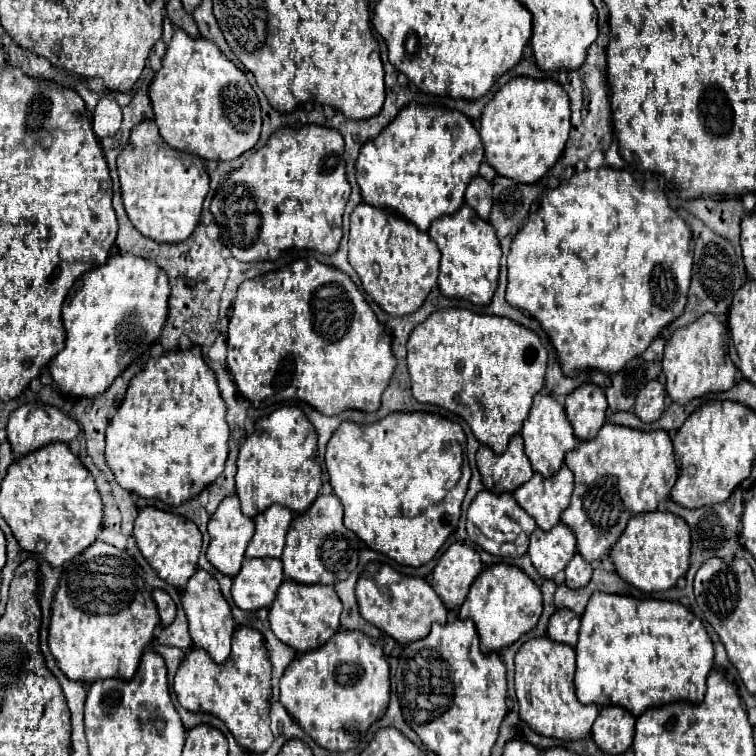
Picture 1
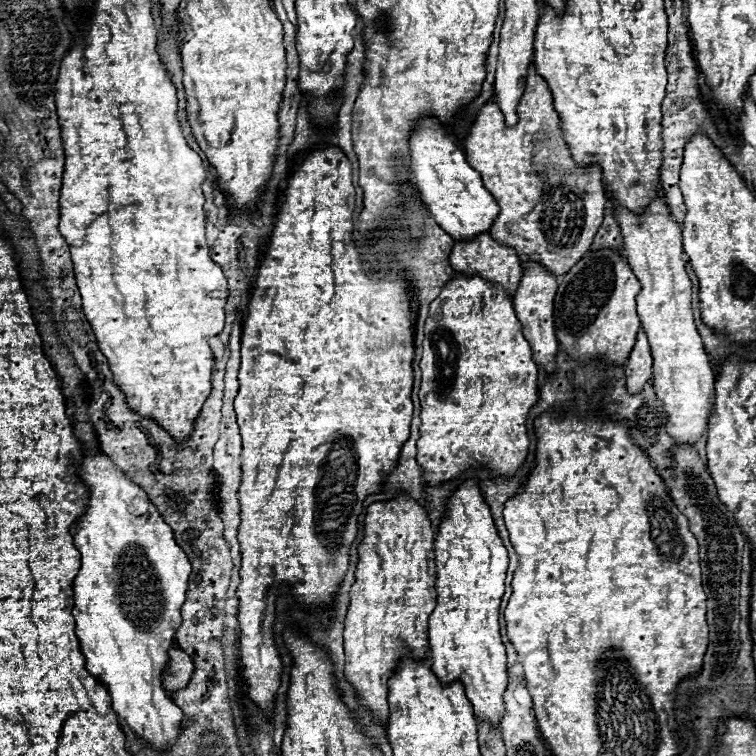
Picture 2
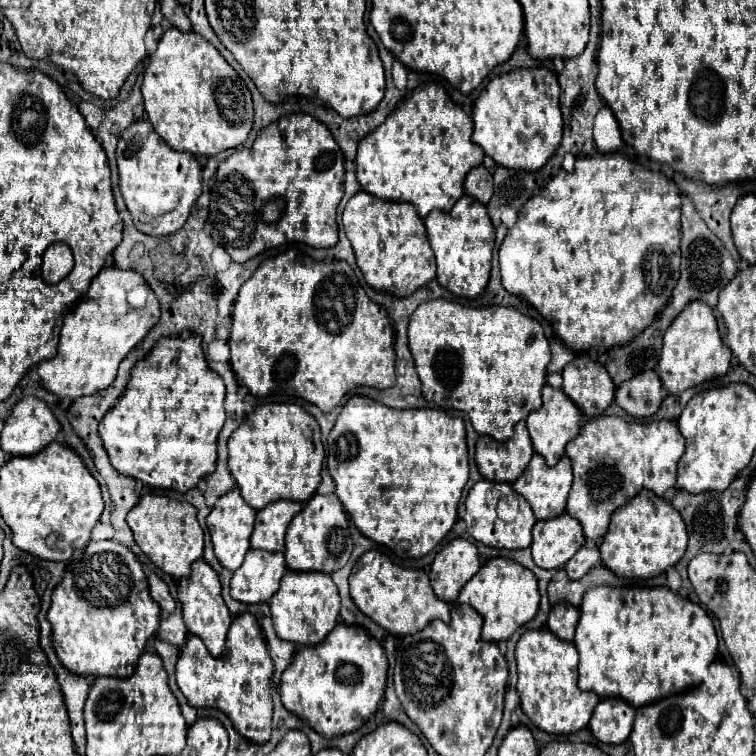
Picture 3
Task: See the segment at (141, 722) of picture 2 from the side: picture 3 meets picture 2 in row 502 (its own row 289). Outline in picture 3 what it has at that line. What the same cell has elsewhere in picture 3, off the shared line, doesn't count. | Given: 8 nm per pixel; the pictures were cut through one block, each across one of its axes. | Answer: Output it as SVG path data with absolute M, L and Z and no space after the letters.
M102 268L76 308L64 316L56 358L38 364L38 374L46 390L60 398L80 398L104 390L114 382L120 362L160 320L160 302L152 290L144 306L134 308L128 304L128 294L138 284L146 284L146 280L134 270Z

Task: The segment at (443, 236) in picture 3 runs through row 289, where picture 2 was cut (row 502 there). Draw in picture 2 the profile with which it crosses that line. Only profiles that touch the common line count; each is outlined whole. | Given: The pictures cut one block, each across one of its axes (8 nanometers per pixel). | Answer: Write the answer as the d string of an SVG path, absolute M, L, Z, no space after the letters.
M466 480L452 492L446 502L446 514L440 522L440 530L436 536L436 608L430 614L430 654L432 654L432 670L442 680L442 684L450 684L460 680L466 688L466 696L474 706L474 714L482 722L498 724L504 716L502 694L508 684L506 676L506 648L500 638L500 598L504 594L504 576L508 568L508 550L502 544L498 530L494 526L488 504L482 498L476 480Z

